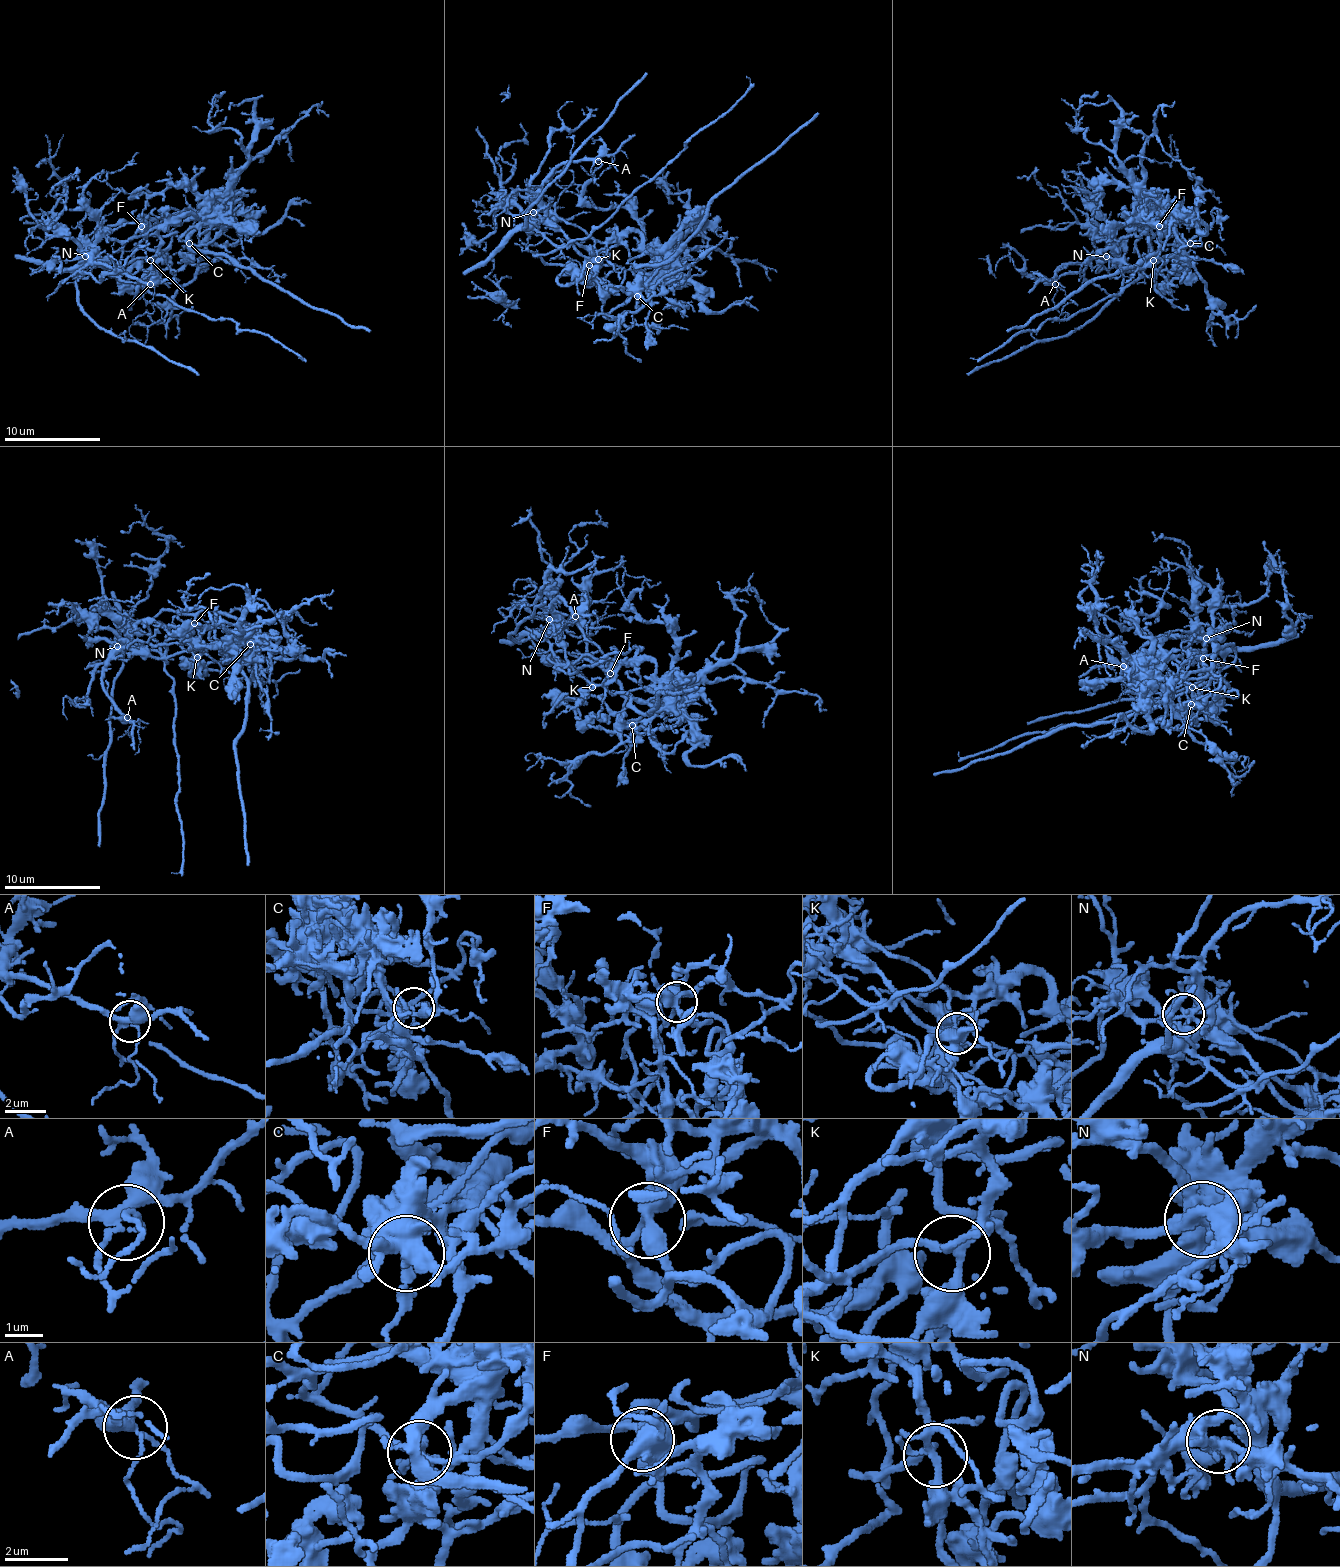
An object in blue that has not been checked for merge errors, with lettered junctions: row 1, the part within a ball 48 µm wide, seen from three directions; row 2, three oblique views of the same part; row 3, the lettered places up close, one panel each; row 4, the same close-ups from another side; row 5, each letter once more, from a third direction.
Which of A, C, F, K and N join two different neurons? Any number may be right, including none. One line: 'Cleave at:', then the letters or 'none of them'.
Cleave at: C, F, N

